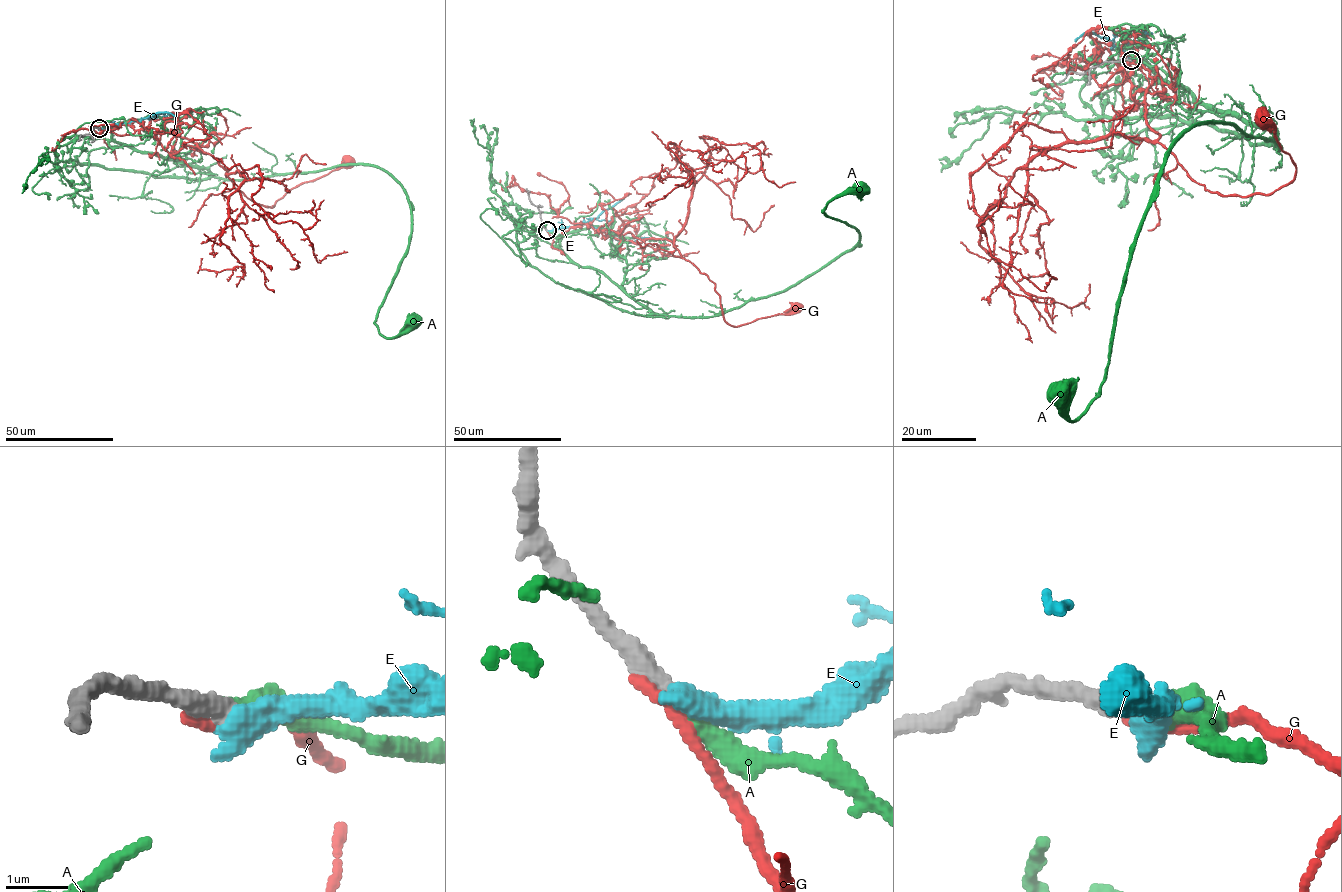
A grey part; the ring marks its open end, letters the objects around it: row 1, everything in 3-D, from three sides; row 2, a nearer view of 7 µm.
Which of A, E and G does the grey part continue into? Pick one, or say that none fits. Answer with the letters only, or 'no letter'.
A

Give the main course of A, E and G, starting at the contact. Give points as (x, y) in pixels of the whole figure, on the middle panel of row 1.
A: (546, 231), (571, 259), (658, 315), (711, 316), (787, 290), (849, 250), (859, 233), (822, 211), (860, 189)
E: (547, 230), (586, 223), (624, 242), (649, 237)
G: (546, 230), (555, 238), (588, 224), (622, 241), (667, 239), (715, 284), (724, 320), (734, 326), (796, 307)

